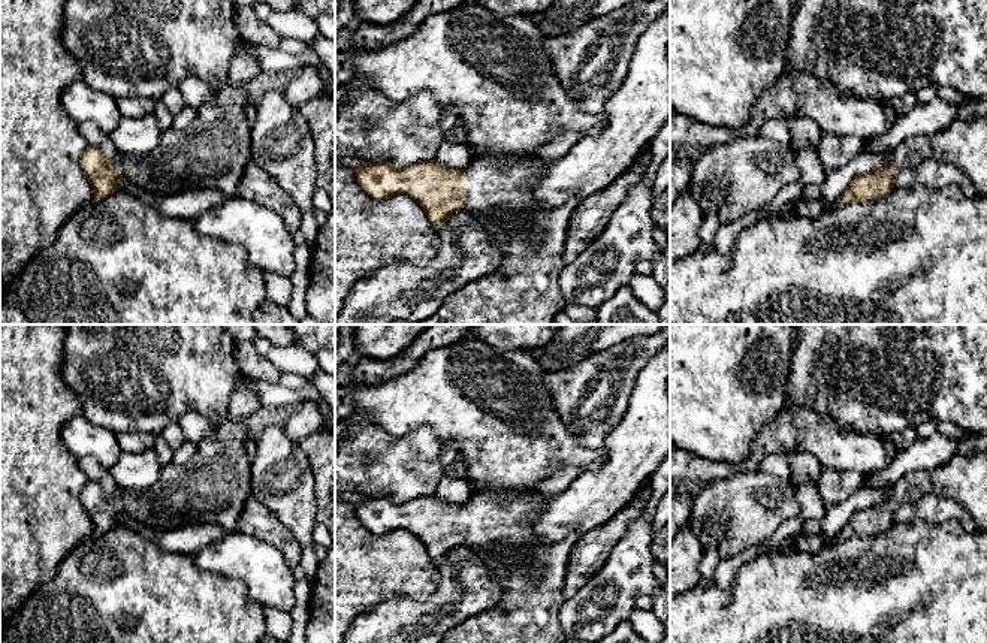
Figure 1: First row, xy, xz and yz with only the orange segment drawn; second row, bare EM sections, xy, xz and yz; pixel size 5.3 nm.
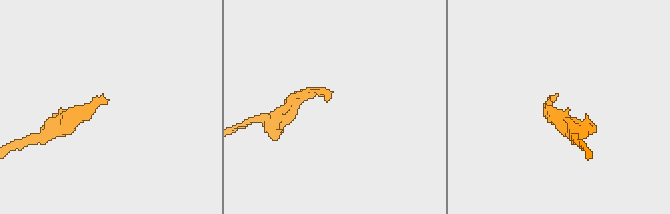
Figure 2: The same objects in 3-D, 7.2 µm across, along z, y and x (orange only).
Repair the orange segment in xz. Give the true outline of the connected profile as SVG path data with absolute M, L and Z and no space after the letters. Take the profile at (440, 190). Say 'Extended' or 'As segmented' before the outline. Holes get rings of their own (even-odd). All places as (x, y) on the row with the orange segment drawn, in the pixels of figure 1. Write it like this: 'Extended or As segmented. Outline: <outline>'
Extended. Outline: M474 157L459 170L443 166L435 159L404 167L389 161L363 161L354 173L359 185L372 199L407 194L425 209L437 227L453 214L467 211L501 253L496 271L449 295L431 317L419 322L395 320L390 324L555 324L567 302L558 280L565 266L568 224L580 200L571 199L558 208L538 203L532 188L544 170L546 163L538 159L511 161L499 157Z

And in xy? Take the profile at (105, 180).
Extended. Outline: M224 84L215 90L212 100L197 109L197 118L185 130L163 130L157 147L144 157L118 154L111 160L97 147L88 145L81 157L81 167L94 190L94 199L108 197L121 188L124 179L162 196L188 188L215 188L229 197L236 196L239 179L251 160L253 106L245 85Z

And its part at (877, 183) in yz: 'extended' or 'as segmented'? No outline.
extended

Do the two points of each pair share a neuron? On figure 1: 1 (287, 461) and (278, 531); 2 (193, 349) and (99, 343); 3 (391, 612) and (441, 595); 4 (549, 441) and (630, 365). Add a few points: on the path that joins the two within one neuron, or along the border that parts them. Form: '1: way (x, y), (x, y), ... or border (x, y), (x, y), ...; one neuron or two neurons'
1: border (254, 498), (302, 546); two neurons
2: way (169, 349), (123, 347); one neuron
3: way (403, 612), (420, 612), (429, 607); one neuron
4: border (551, 394), (560, 419), (583, 446), (592, 449); two neurons

